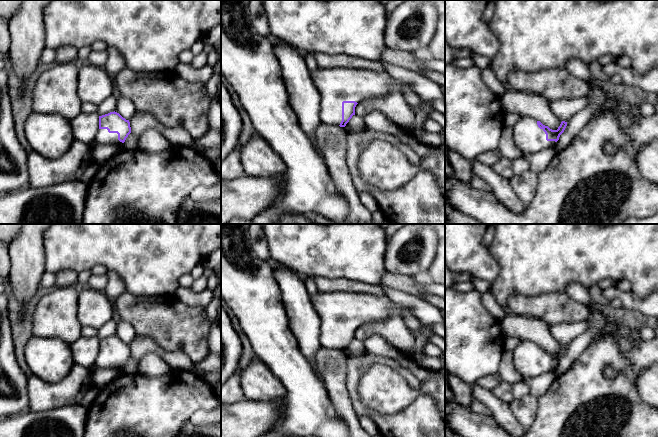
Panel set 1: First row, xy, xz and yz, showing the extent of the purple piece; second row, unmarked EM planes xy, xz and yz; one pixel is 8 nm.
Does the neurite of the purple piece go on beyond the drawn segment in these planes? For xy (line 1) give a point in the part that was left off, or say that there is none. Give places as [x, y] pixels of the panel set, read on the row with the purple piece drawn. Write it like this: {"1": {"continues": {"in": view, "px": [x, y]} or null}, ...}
{"1": {"continues": {"in": "xy", "px": [103, 136]}}}

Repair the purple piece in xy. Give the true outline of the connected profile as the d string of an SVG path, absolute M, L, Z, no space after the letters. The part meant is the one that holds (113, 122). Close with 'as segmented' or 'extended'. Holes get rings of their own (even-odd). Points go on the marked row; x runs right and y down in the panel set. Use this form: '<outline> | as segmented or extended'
M117 112L99 116L99 131L95 141L99 144L112 144L122 148L128 135L131 133L129 120L123 118Z | extended

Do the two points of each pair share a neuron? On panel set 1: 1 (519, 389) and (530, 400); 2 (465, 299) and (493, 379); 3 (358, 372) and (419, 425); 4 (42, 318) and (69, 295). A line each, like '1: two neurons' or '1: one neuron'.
1: two neurons
2: two neurons
3: one neuron
4: one neuron

